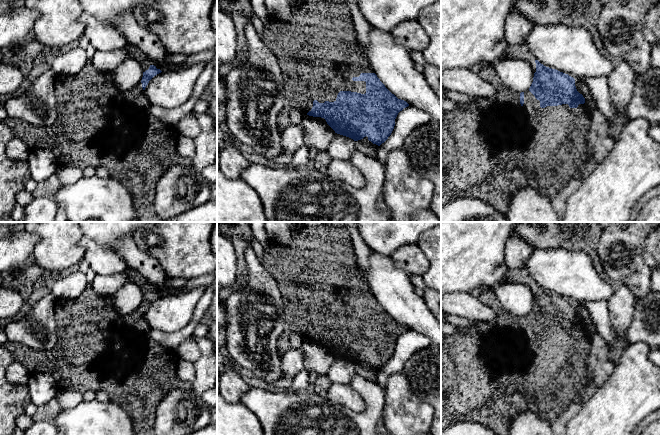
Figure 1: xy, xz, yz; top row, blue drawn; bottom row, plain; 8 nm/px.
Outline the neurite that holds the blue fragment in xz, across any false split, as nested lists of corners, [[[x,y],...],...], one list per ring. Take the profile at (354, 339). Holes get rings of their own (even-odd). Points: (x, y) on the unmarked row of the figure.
[[[319,224],[307,226],[302,231],[294,231],[288,245],[272,242],[260,261],[276,280],[283,297],[285,323],[277,341],[277,352],[280,356],[291,349],[291,336],[299,333],[309,340],[324,342],[337,358],[354,365],[369,364],[380,370],[391,359],[398,337],[409,330],[385,311],[359,274],[350,231],[345,226]]]

